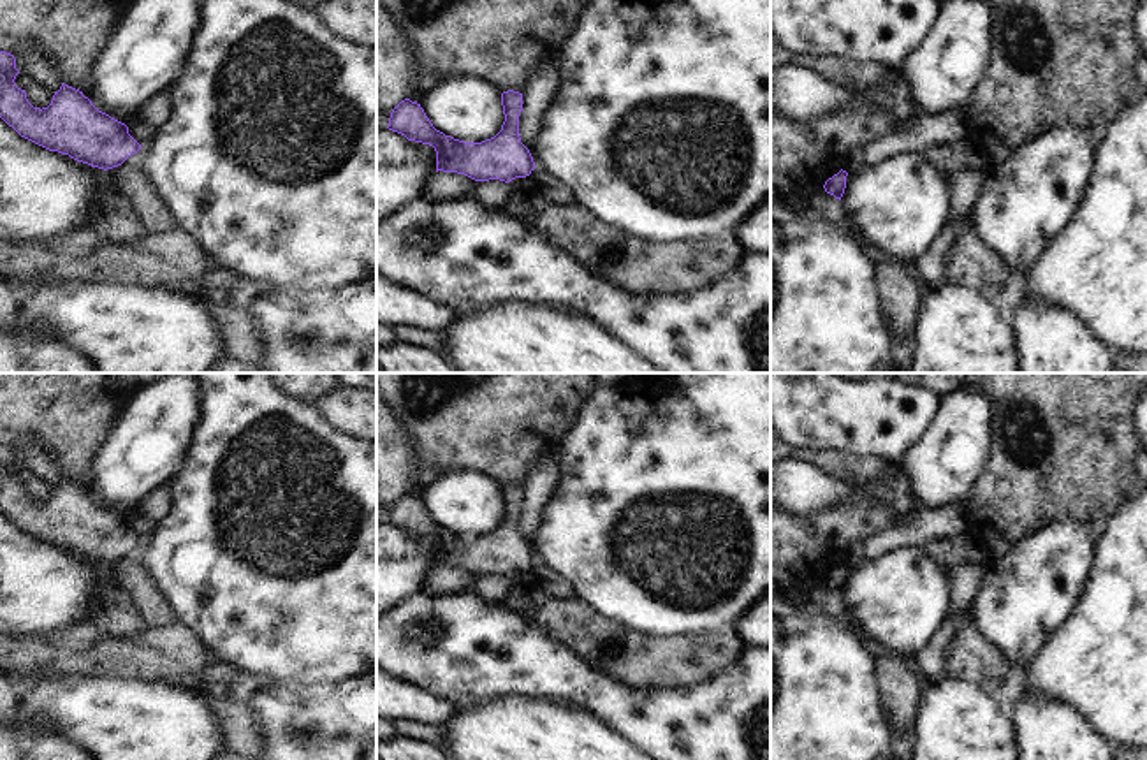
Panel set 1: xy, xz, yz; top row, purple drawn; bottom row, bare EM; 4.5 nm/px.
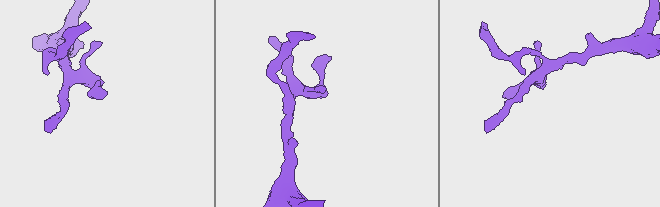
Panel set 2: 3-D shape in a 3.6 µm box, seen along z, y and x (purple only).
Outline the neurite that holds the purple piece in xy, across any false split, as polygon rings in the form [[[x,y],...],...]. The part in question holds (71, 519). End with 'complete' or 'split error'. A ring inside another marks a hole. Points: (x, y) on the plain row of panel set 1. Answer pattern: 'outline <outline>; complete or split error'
outline [[[0,445],[0,512],[21,531],[99,563],[121,559],[141,544],[128,521],[62,477],[47,501],[33,501],[14,473],[16,452]]]; complete

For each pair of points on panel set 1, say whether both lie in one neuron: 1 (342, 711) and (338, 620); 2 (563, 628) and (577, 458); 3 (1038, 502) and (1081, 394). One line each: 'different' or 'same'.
1: different
2: different
3: same

